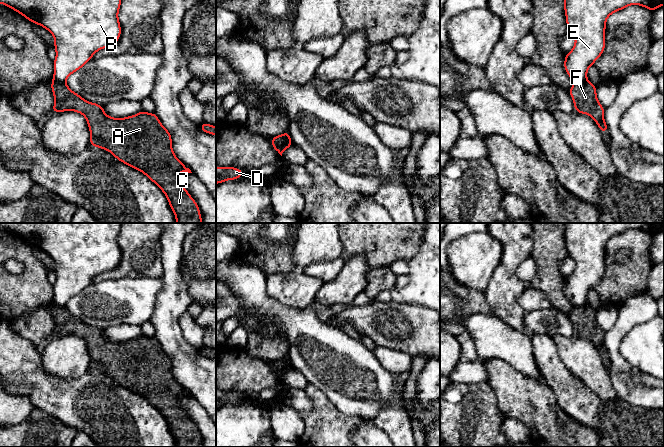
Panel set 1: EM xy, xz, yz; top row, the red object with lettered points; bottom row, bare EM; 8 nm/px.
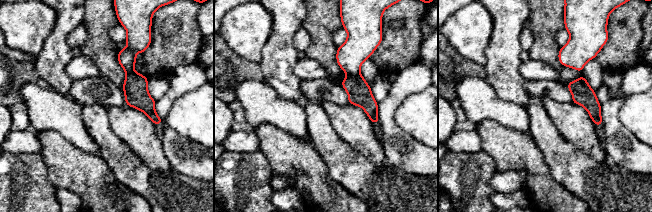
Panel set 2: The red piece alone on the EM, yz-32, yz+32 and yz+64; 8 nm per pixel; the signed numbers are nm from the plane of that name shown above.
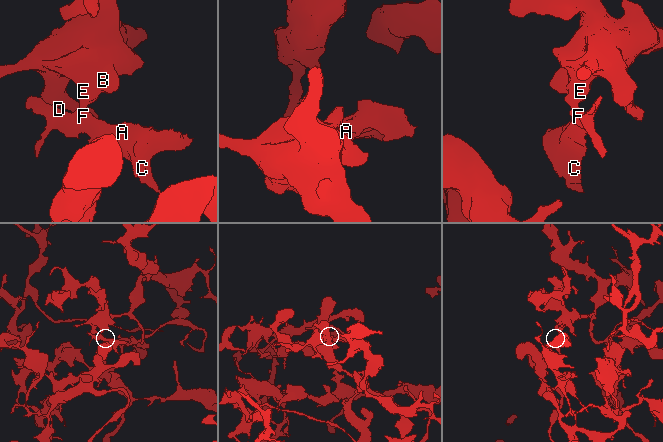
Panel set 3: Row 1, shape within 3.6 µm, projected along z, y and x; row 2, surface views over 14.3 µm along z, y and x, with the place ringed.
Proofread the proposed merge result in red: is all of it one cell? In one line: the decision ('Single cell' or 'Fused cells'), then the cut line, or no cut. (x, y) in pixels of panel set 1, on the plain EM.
Fused cells. Split along yz (586, 302), (574, 307)

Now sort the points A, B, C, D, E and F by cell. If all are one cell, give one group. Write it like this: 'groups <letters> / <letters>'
groups A C D F / B E

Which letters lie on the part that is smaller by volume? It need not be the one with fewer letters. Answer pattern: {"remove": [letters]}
{"remove": ["A", "C", "D", "F"]}

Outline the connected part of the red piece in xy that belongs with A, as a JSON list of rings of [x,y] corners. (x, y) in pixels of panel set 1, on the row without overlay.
[[[53,303],[51,314],[55,324],[52,337],[75,335],[82,338],[90,354],[89,369],[109,375],[116,383],[142,396],[155,407],[167,421],[176,447],[203,447],[198,428],[179,405],[180,396],[192,396],[175,380],[171,358],[155,337],[142,334],[132,340],[113,342],[105,338],[103,330],[86,325],[66,307]]]

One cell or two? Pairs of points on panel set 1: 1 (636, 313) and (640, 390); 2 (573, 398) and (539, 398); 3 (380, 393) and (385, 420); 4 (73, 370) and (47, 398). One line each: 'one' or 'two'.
1: one
2: two
3: two
4: two

